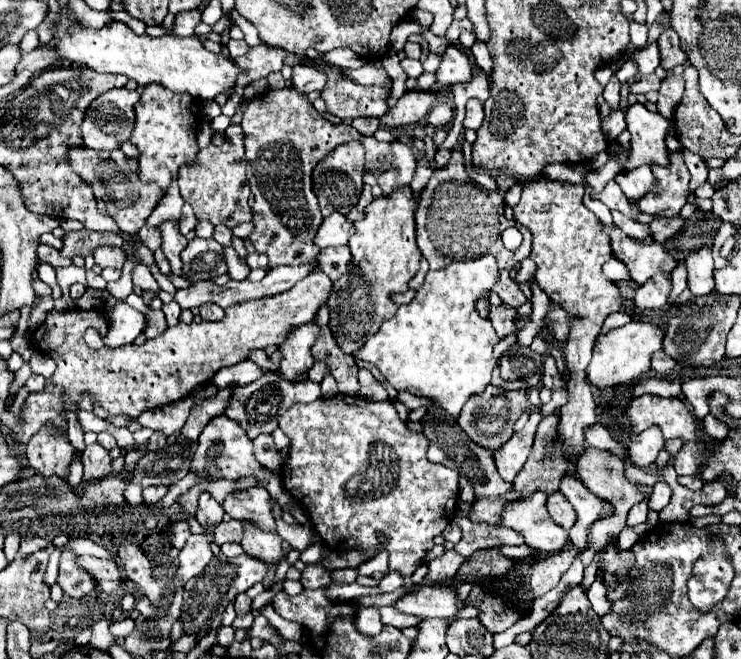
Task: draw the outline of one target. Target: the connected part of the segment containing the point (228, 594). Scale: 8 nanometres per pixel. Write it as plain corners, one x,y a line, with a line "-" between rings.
241,554
237,558
227,556
215,556
209,566
197,576
191,578
183,592
183,606
181,606
181,622
183,622
183,634
191,634
197,640
207,636
211,630
217,630
221,626
221,620
215,620
223,614
225,606
239,594
249,590
253,584
261,582
267,574
267,566
263,562
257,562
257,558
249,558
247,554

